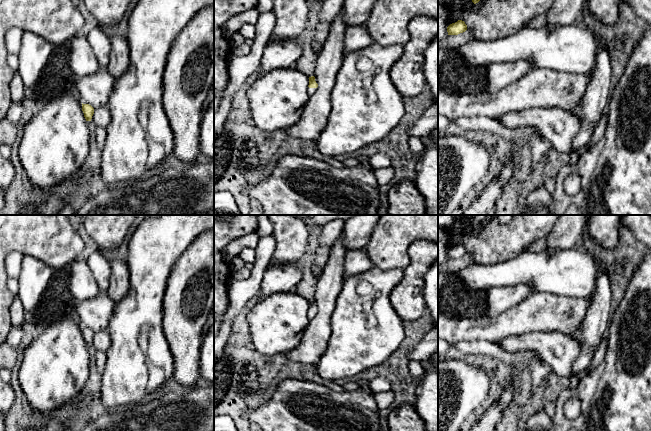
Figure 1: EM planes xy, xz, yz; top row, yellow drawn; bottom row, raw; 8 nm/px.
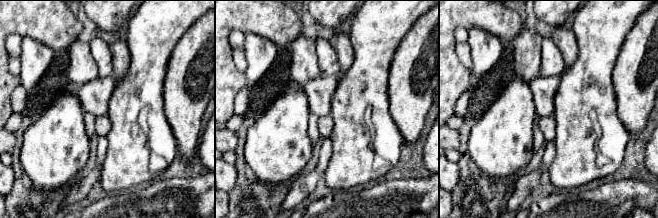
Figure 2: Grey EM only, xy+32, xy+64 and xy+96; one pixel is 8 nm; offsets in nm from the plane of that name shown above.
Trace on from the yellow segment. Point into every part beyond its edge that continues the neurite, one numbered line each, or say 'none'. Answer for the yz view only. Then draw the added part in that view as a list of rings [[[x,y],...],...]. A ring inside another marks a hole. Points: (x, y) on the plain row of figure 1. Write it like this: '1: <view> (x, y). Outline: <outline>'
none

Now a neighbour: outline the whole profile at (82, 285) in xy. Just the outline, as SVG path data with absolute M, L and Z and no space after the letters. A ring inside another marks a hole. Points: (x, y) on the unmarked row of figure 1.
M76 259L69 265L68 290L76 302L90 299L101 293L86 260Z

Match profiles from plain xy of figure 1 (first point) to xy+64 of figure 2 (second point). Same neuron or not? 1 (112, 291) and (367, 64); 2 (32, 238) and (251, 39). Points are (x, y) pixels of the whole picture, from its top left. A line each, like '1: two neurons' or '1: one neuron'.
1: two neurons
2: two neurons

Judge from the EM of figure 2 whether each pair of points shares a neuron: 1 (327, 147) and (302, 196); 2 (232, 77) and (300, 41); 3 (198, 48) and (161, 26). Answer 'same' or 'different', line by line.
1: same
2: different
3: different

